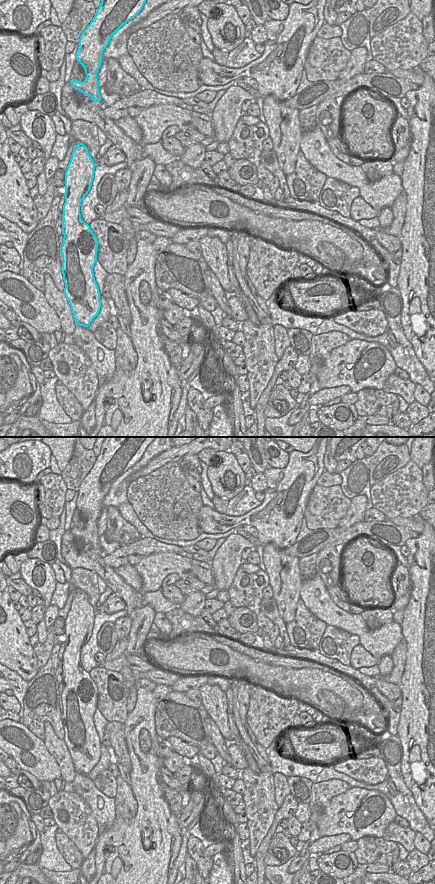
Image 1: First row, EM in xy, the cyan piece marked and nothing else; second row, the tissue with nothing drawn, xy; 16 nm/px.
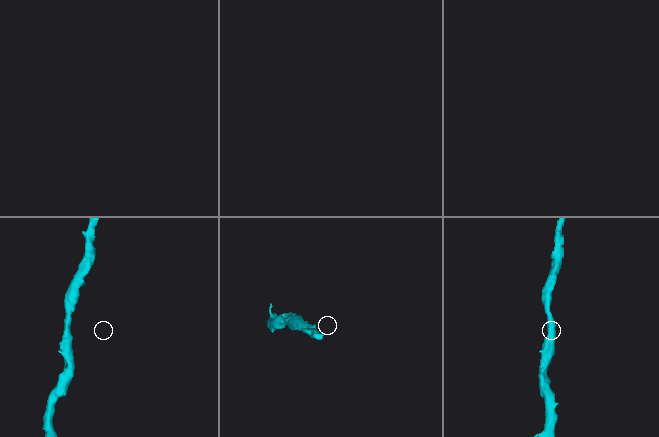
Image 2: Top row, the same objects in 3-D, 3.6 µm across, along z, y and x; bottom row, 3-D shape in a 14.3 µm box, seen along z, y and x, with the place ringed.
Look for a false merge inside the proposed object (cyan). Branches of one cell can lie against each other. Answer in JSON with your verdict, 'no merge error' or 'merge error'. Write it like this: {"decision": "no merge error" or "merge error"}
{"decision": "no merge error"}

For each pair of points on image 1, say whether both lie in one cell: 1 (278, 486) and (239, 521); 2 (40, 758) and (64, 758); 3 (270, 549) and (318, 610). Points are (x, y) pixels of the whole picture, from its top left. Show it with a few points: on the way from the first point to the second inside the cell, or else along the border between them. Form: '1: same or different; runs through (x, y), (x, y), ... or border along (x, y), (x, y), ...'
1: same; runs through (271, 496), (258, 509), (250, 513)
2: different; border along (43, 741), (46, 749), (55, 759), (61, 776)
3: different; border along (302, 581), (299, 597)

